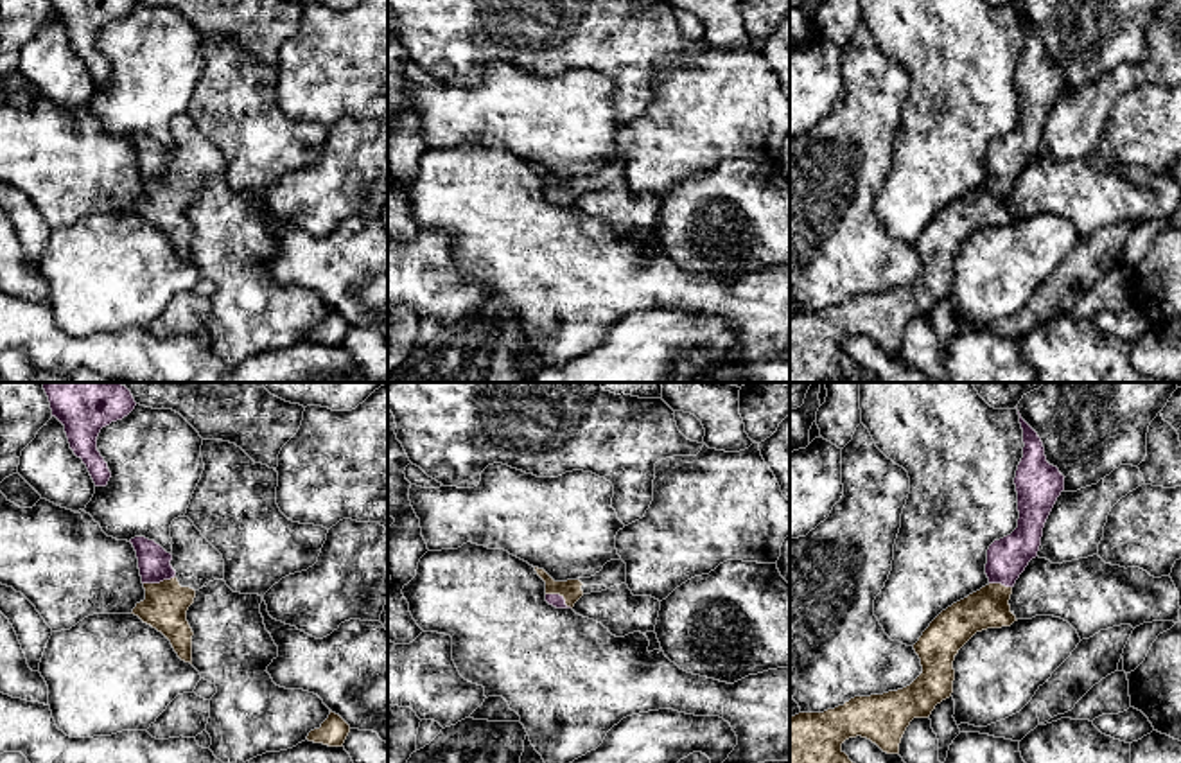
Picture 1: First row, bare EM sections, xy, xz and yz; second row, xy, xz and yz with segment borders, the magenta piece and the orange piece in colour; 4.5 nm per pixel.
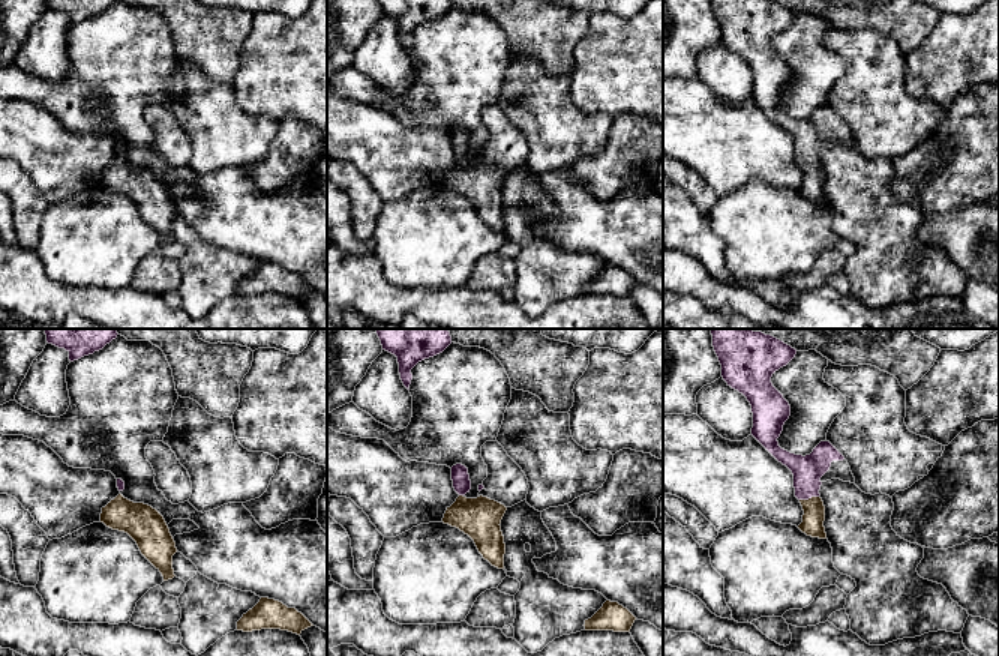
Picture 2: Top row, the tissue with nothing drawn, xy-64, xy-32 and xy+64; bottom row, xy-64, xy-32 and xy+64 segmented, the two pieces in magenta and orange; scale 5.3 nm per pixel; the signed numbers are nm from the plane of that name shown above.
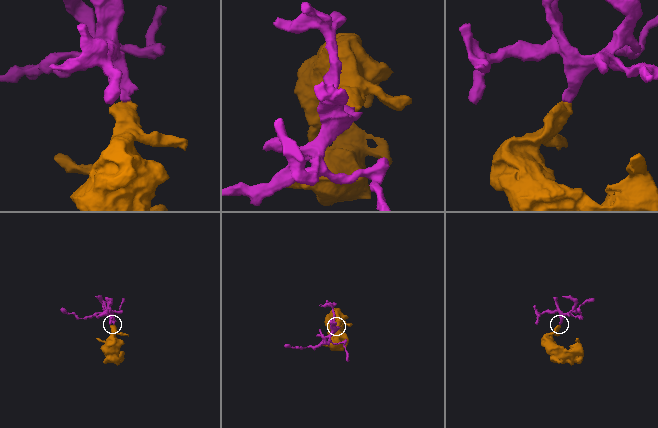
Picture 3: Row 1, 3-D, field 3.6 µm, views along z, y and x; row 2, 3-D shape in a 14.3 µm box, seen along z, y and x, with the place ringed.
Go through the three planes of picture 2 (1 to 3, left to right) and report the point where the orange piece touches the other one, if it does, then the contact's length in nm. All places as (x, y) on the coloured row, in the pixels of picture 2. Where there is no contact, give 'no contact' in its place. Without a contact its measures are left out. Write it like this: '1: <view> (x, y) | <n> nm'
1: no contact
2: xy-32 (461, 494) | 30 nm
3: xy+64 (809, 497) | 110 nm

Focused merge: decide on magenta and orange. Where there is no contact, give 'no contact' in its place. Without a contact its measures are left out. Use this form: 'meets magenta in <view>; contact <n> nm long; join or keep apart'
meets magenta in xy; contact 150 nm long; join

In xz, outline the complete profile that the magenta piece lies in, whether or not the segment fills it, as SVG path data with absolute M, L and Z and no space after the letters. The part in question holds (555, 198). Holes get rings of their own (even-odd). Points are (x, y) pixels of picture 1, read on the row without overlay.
M535 165L537 172L546 180L546 199L556 206L573 206L583 194L580 178L555 180L544 167Z

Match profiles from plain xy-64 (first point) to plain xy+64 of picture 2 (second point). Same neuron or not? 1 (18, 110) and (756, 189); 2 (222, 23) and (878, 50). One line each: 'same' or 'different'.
1: different
2: different

